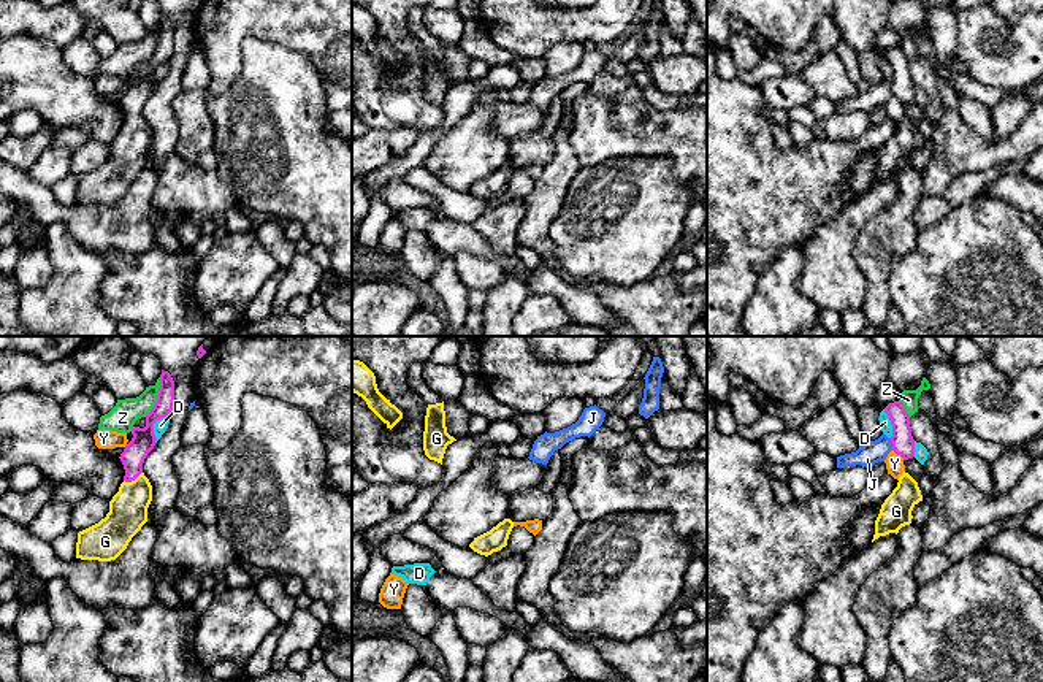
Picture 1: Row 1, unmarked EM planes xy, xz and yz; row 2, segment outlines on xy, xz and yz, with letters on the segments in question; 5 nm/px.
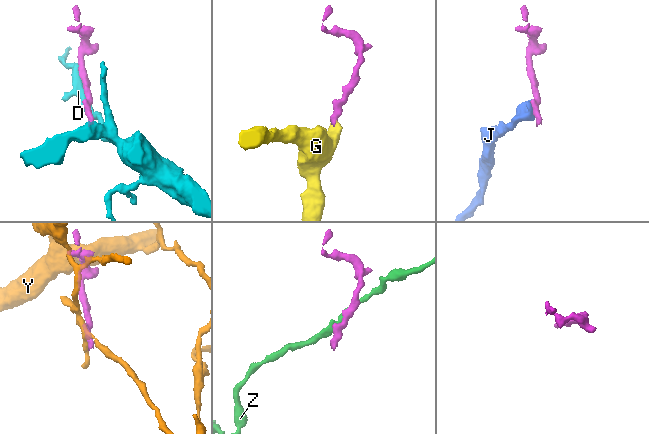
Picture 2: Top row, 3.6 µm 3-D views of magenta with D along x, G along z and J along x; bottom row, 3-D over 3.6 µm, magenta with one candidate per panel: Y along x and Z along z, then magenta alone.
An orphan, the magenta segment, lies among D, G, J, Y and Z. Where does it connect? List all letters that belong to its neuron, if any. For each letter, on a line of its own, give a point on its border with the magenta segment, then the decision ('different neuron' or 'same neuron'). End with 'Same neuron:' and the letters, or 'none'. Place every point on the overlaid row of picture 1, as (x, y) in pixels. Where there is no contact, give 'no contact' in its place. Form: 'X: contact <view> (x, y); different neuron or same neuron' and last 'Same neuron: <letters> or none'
D: contact xy (152, 427); different neuron
G: contact xy (132, 479); same neuron
J: contact yz (893, 444); different neuron
Y: contact yz (899, 454); different neuron
Z: contact xy (157, 397); different neuron
Same neuron: G

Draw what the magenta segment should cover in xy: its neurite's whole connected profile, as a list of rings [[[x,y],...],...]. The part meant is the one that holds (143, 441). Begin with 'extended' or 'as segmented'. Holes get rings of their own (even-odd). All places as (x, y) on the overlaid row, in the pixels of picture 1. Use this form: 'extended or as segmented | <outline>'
extended | [[[162,370],[157,403],[146,416],[146,427],[132,428],[132,441],[120,454],[125,469],[119,492],[109,501],[109,512],[98,523],[78,533],[76,558],[111,561],[128,546],[147,522],[152,485],[143,473],[143,463],[155,446],[154,423],[168,417],[174,404],[174,381]]]

